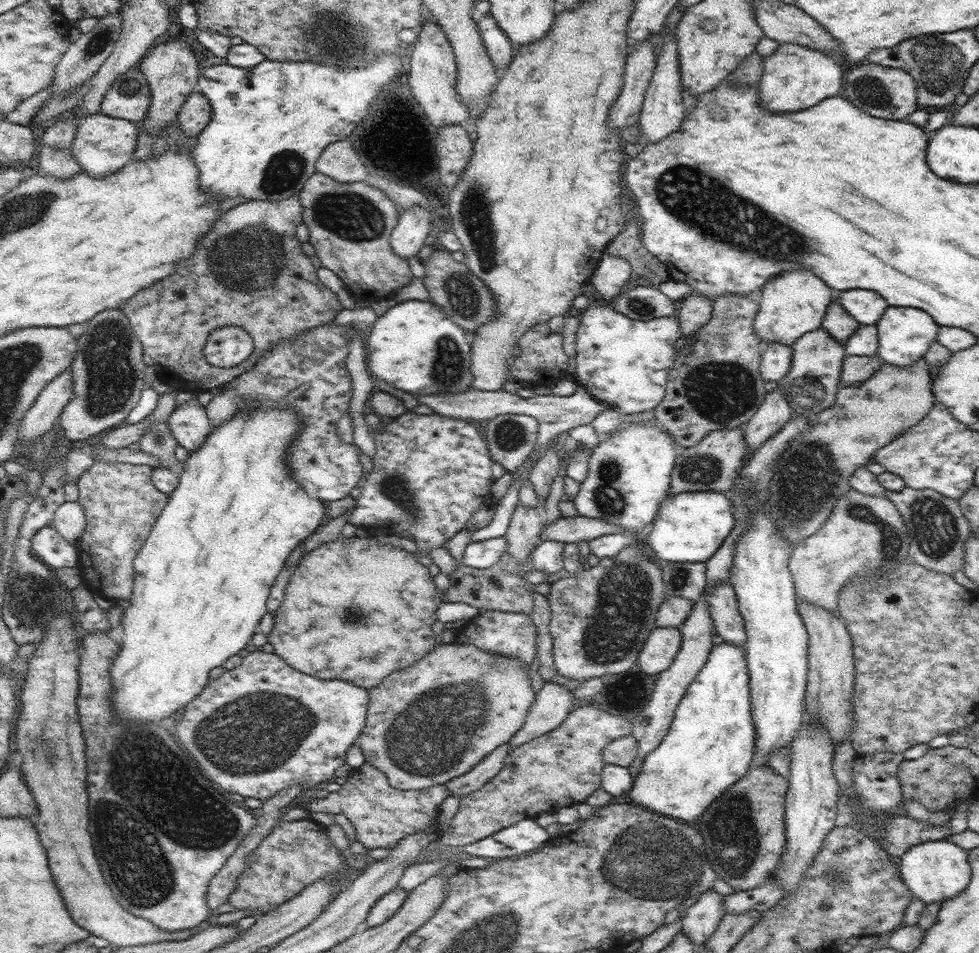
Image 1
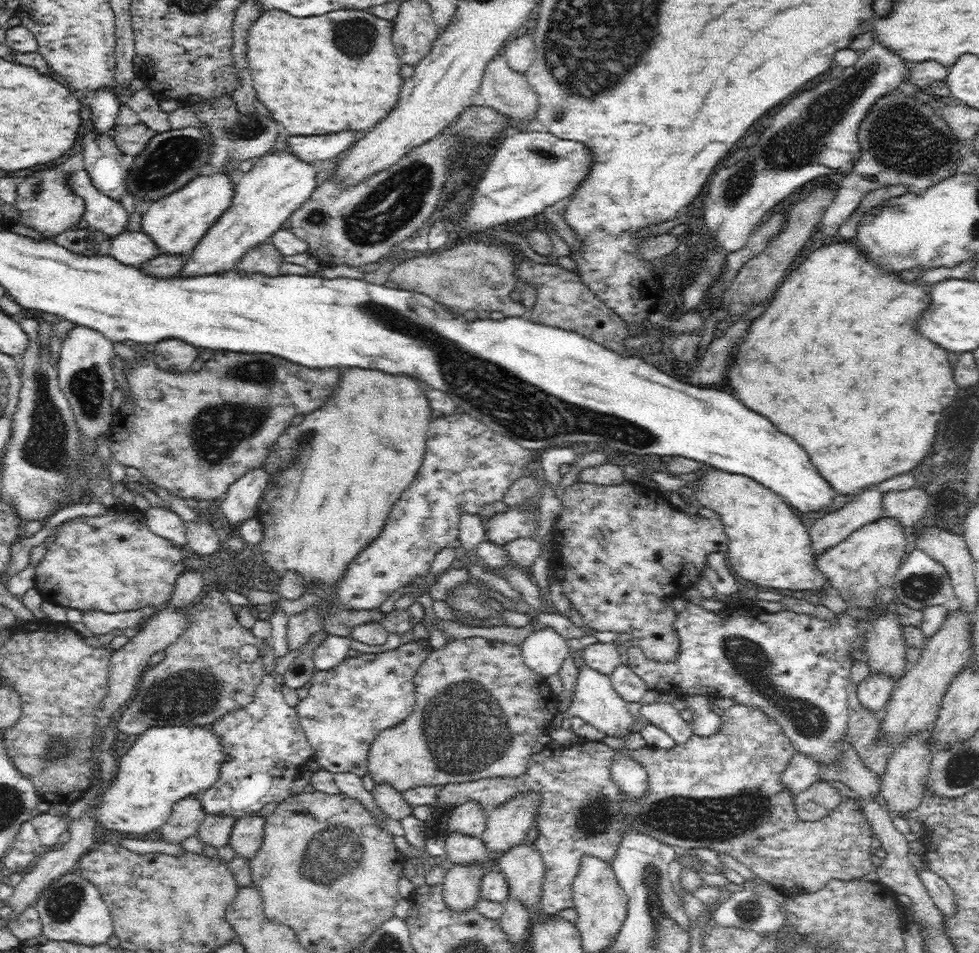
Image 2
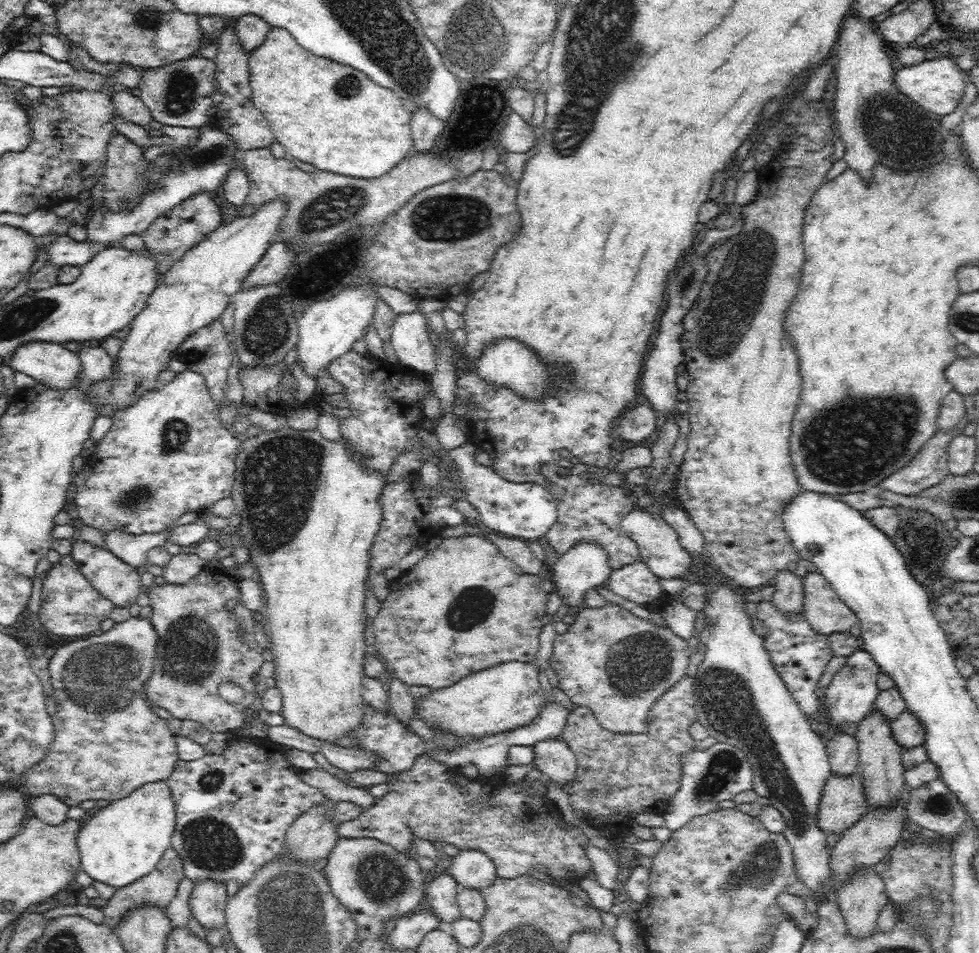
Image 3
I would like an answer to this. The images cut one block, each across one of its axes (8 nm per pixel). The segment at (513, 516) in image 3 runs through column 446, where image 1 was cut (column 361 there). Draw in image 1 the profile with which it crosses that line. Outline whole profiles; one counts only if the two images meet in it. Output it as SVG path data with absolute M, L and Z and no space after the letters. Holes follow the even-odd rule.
M333 320L322 326L305 330L304 334L298 334L292 340L281 340L279 344L267 350L250 370L234 378L234 381L216 388L214 397L205 407L214 429L238 411L258 407L292 407L301 418L301 430L295 438L292 450L289 450L290 458L287 458L290 462L289 468L292 468L293 477L306 492L324 500L350 497L351 491L359 489L366 475L362 472L362 463L360 463L361 450L354 444L342 442L337 433L338 421L343 414L349 412L353 393L352 380L346 364L349 349L345 330L346 326Z

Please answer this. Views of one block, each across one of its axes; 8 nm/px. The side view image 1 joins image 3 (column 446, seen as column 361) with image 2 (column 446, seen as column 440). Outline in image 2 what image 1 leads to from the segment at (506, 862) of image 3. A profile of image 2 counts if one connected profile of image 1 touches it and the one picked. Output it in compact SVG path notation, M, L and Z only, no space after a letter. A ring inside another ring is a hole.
M734 703L722 712L722 726L718 733L712 736L692 734L686 744L674 744L669 749L649 745L636 750L624 749L624 753L640 763L648 773L648 792L640 800L629 798L612 780L610 767L618 750L602 741L589 741L578 737L574 744L560 746L552 743L542 751L532 753L528 770L519 777L481 778L445 784L440 788L438 800L433 805L433 818L437 819L438 805L442 809L444 805L455 808L465 802L476 801L488 811L525 792L540 793L540 808L536 812L535 820L538 836L534 845L540 851L545 867L539 910L544 917L553 916L556 912L572 906L571 885L580 869L582 858L592 856L612 863L623 834L628 831L660 839L681 853L692 848L709 848L717 853L728 854L752 870L757 878L773 884L784 897L816 892L832 879L848 881L872 875L874 866L870 857L876 842L871 823L860 809L860 801L844 798L837 808L820 820L812 822L800 819L794 807L794 794L780 781L782 772L796 752L790 738L756 706Z

